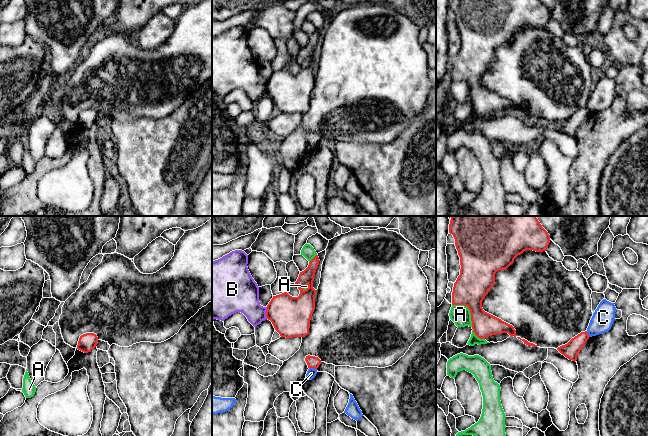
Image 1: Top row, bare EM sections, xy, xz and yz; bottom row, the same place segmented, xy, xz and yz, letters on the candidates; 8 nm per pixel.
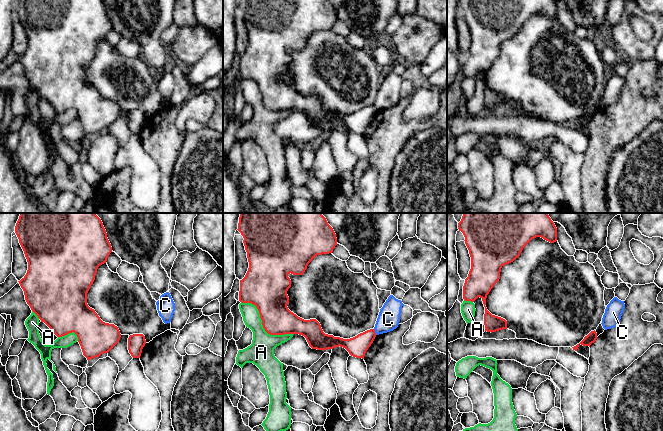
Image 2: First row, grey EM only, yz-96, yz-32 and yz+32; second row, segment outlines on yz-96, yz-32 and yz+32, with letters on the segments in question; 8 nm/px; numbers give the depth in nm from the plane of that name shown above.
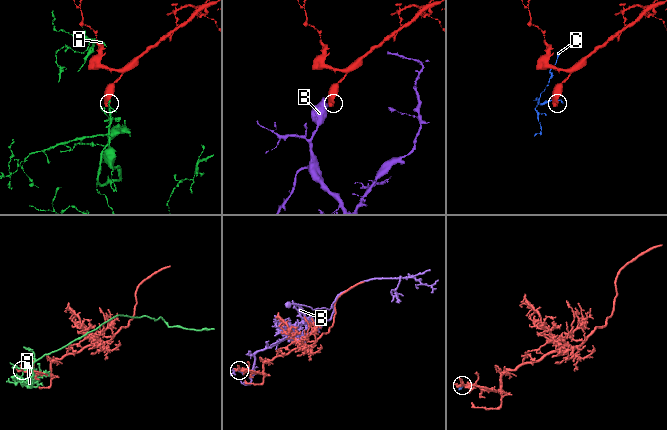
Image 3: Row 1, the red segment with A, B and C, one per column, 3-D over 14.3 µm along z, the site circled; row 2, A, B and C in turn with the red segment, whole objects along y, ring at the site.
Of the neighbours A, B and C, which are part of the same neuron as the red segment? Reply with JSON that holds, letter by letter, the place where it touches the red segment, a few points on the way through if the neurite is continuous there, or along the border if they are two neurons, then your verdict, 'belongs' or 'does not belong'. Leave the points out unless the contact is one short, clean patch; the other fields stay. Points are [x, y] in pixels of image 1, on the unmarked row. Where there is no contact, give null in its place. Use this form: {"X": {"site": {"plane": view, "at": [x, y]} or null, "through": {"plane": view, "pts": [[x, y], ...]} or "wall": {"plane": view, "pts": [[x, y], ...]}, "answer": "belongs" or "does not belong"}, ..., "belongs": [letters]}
{"A": {"site": {"plane": "yz", "at": [468, 84]}, "answer": "does not belong"}, "B": {"site": {"plane": "xz", "at": [266, 89]}, "wall": {"plane": "xz", "pts": [[267, 83], [266, 94]]}, "answer": "does not belong"}, "C": {"site": {"plane": "xz", "at": [312, 143]}, "wall": {"plane": "xz", "pts": [[316, 144], [309, 145]]}, "answer": "does not belong"}, "belongs": []}

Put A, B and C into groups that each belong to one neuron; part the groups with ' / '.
A / B / C

